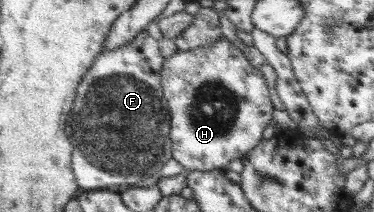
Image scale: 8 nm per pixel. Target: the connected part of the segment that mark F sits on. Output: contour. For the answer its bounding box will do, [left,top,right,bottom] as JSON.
[66,31,173,192]

